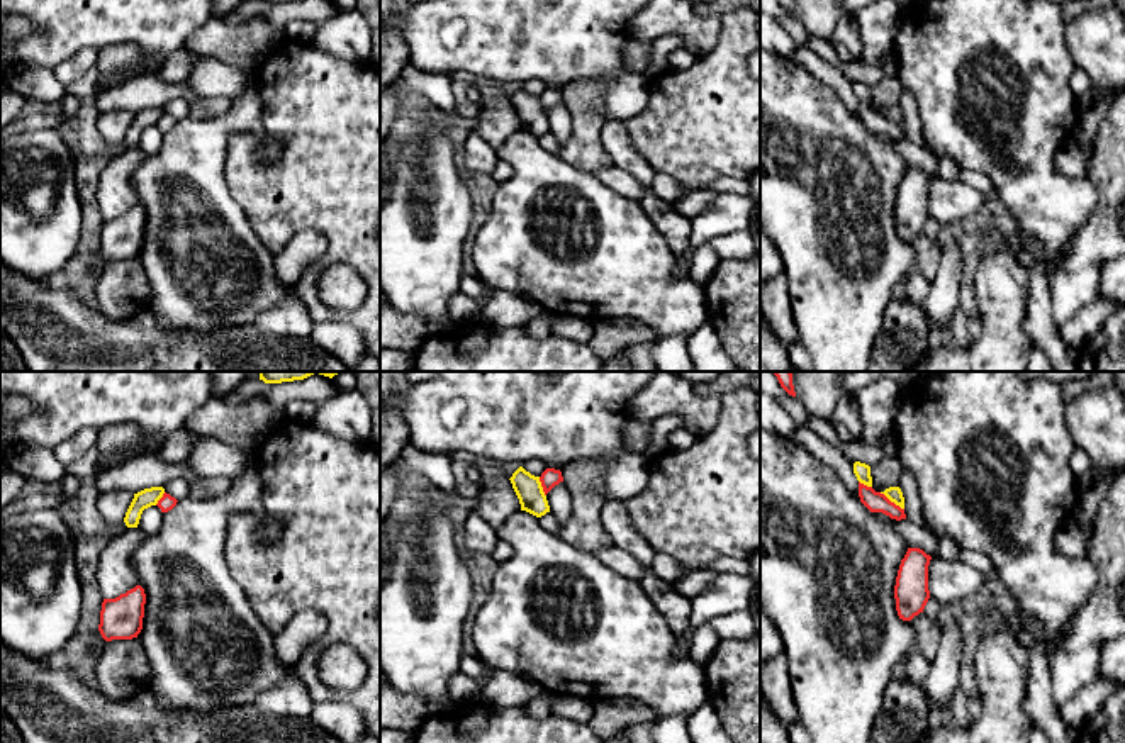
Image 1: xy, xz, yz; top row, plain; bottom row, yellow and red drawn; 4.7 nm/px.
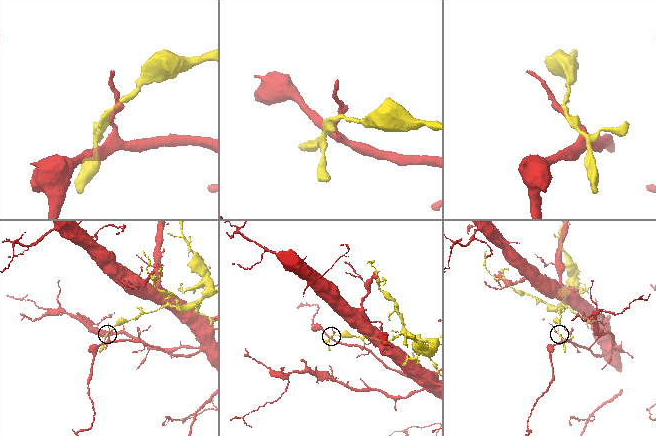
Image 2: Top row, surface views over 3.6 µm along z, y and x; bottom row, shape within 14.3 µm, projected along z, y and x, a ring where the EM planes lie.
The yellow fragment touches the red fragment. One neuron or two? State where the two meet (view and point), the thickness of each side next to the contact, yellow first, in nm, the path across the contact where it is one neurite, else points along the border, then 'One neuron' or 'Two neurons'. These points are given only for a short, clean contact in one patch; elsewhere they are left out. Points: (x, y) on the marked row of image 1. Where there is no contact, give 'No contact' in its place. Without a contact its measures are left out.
Touches yellow at yz (891, 501). Thickness 70 nm (yellow) against 100 nm. Boundary: yz (879, 492), (903, 509). Two neurons

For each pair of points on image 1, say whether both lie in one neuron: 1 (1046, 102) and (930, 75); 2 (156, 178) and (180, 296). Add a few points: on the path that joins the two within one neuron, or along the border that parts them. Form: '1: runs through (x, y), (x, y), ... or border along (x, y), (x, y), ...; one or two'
1: runs through (1025, 70), (993, 38), (962, 53); one
2: runs through (180, 207), (180, 267); one

